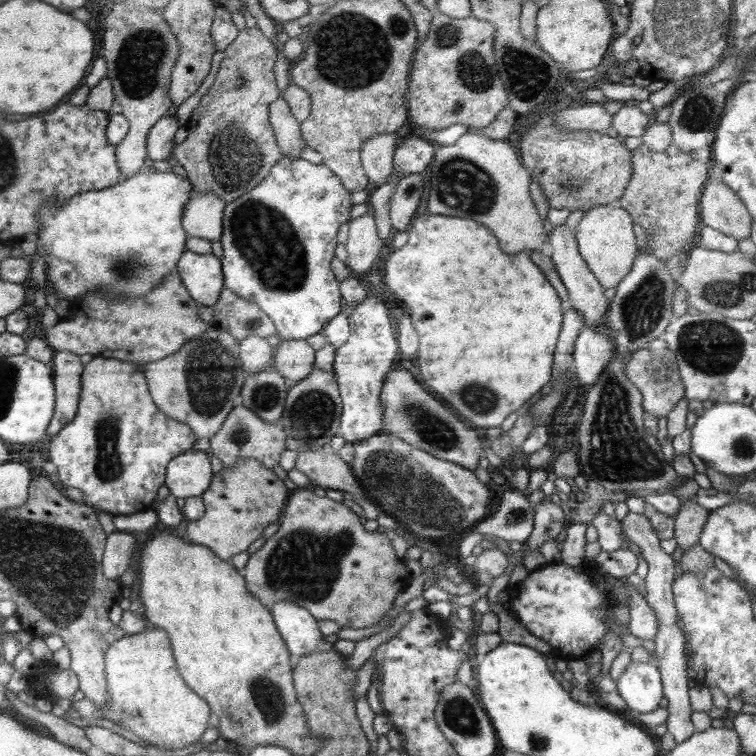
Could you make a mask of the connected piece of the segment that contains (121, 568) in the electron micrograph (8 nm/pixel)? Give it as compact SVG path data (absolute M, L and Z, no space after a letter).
M114 531L107 536L102 560L102 574L107 580L119 580L130 566L137 538L132 533Z

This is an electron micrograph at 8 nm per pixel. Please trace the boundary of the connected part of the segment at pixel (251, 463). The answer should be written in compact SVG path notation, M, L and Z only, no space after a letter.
M240 457L236 465L223 467L212 475L210 486L200 496L204 502L204 514L198 520L190 520L186 526L188 542L207 546L222 560L246 552L248 546L262 537L269 524L283 515L290 491L271 468L255 458Z

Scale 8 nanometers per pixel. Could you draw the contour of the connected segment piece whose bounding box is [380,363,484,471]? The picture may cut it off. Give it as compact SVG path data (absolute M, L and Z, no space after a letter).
M395 363L386 374L380 401L384 407L384 428L382 434L398 437L404 442L422 449L436 458L454 462L468 470L476 470L480 458L484 455L481 442L474 429L467 428L452 410L444 408L430 393L424 390L412 374Z

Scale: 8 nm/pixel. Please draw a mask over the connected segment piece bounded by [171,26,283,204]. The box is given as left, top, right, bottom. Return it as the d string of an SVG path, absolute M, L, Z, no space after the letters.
M258 26L245 27L238 31L236 38L223 52L224 57L214 83L193 110L193 115L186 125L188 137L181 144L176 144L171 160L184 167L194 191L199 193L212 191L228 204L263 182L269 170L283 155L277 146L274 130L269 121L269 104L280 96L272 71L277 61L274 42L266 37Z

